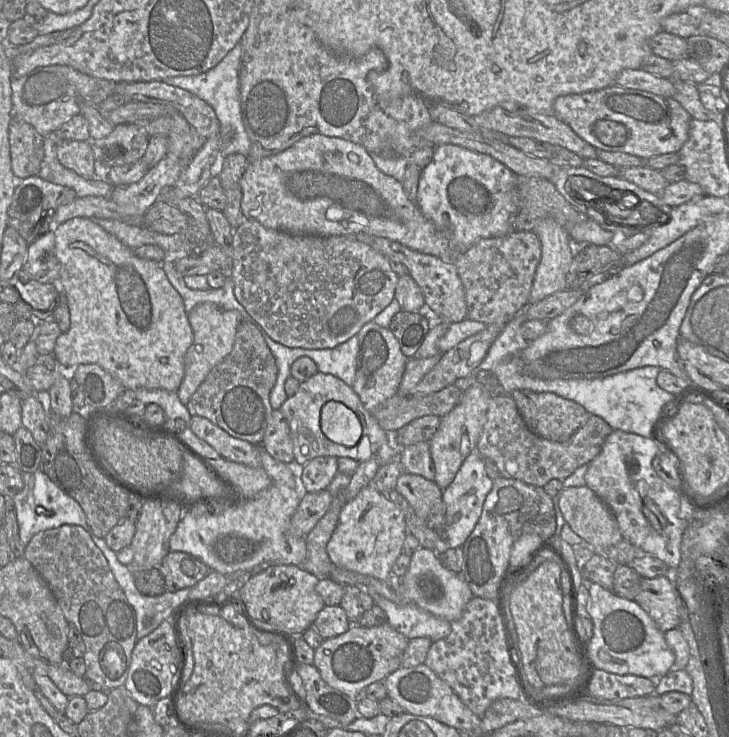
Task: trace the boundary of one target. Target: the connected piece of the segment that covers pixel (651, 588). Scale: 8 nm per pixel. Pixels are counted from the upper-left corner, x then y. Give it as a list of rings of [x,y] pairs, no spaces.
[[[671,575],[642,578],[634,600],[662,632],[678,627],[682,620],[687,619],[687,609]]]

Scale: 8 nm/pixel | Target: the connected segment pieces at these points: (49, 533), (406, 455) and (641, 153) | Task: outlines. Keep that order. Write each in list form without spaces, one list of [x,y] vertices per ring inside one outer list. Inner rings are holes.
[[[64,524],[41,531],[25,547],[24,557],[47,582],[67,621],[76,626],[85,643],[85,678],[90,683],[114,689],[123,686],[128,675],[132,652],[137,639],[137,618],[133,606],[115,579],[108,560],[94,543],[89,533],[80,525]]]
[[[429,441],[402,447],[399,463],[402,471],[422,476],[429,481],[434,481],[435,479]]]
[[[618,84],[601,90],[558,97],[553,114],[596,149],[623,152],[642,159],[678,153],[688,139],[692,117],[671,97]]]

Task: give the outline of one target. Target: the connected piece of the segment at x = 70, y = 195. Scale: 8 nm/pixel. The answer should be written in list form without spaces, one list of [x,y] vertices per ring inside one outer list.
[[[37,176],[16,182],[16,187],[8,209],[8,225],[14,228],[21,237],[30,244],[39,236],[53,230],[51,214],[60,206],[69,204],[76,198],[76,193],[71,188],[54,184]]]

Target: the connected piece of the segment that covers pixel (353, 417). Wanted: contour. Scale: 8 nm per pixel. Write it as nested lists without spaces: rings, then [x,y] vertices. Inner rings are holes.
[[[329,401],[322,407],[320,425],[329,440],[346,447],[356,446],[363,433],[362,424],[355,412],[336,401]]]

